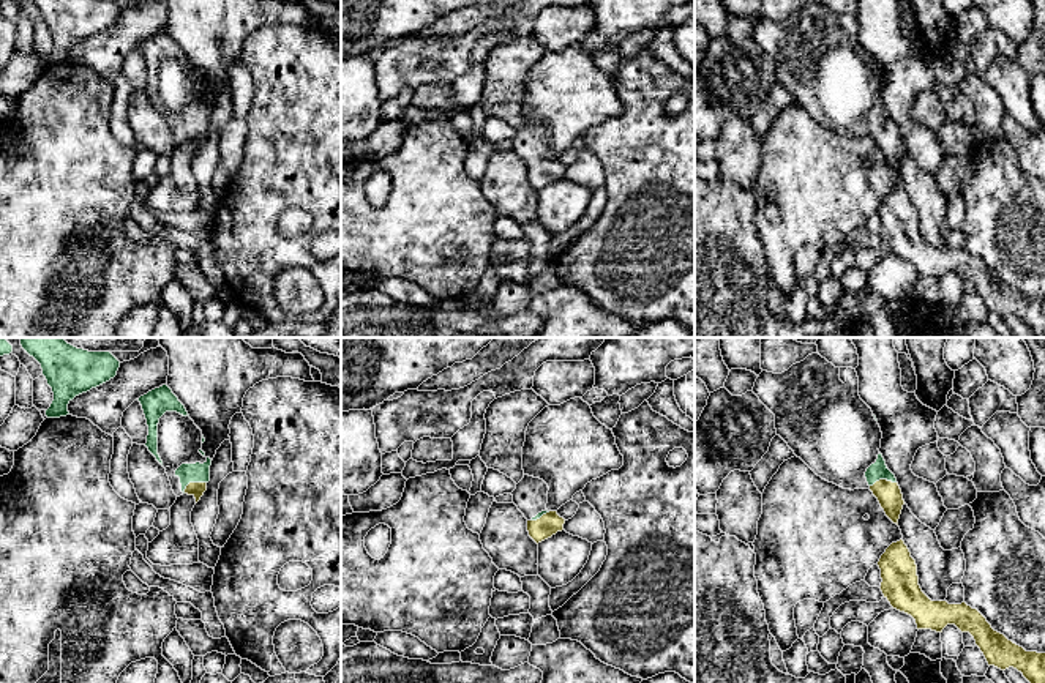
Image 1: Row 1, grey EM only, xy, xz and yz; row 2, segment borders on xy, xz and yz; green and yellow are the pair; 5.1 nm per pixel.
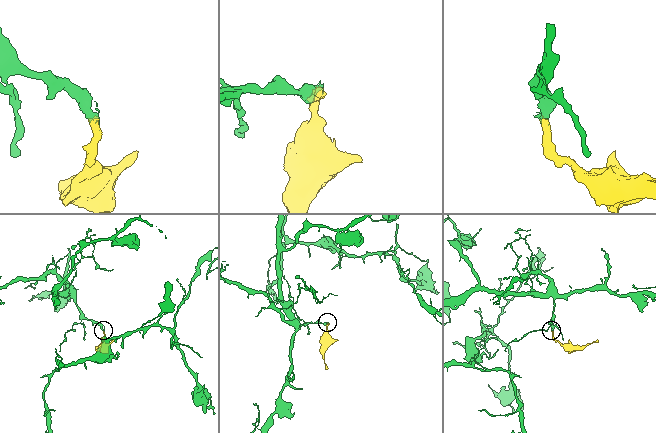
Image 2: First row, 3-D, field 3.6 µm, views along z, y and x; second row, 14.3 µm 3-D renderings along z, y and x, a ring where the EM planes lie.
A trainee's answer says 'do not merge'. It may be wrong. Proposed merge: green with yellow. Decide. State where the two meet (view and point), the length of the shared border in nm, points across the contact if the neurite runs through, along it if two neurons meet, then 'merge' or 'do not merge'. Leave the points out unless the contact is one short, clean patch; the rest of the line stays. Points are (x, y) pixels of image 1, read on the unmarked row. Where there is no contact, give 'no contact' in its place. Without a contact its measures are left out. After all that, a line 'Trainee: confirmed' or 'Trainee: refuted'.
xy (193, 128) | 130 nm | across xy (198, 119), (193, 128), (196, 136) | merge
Trainee: refuted

